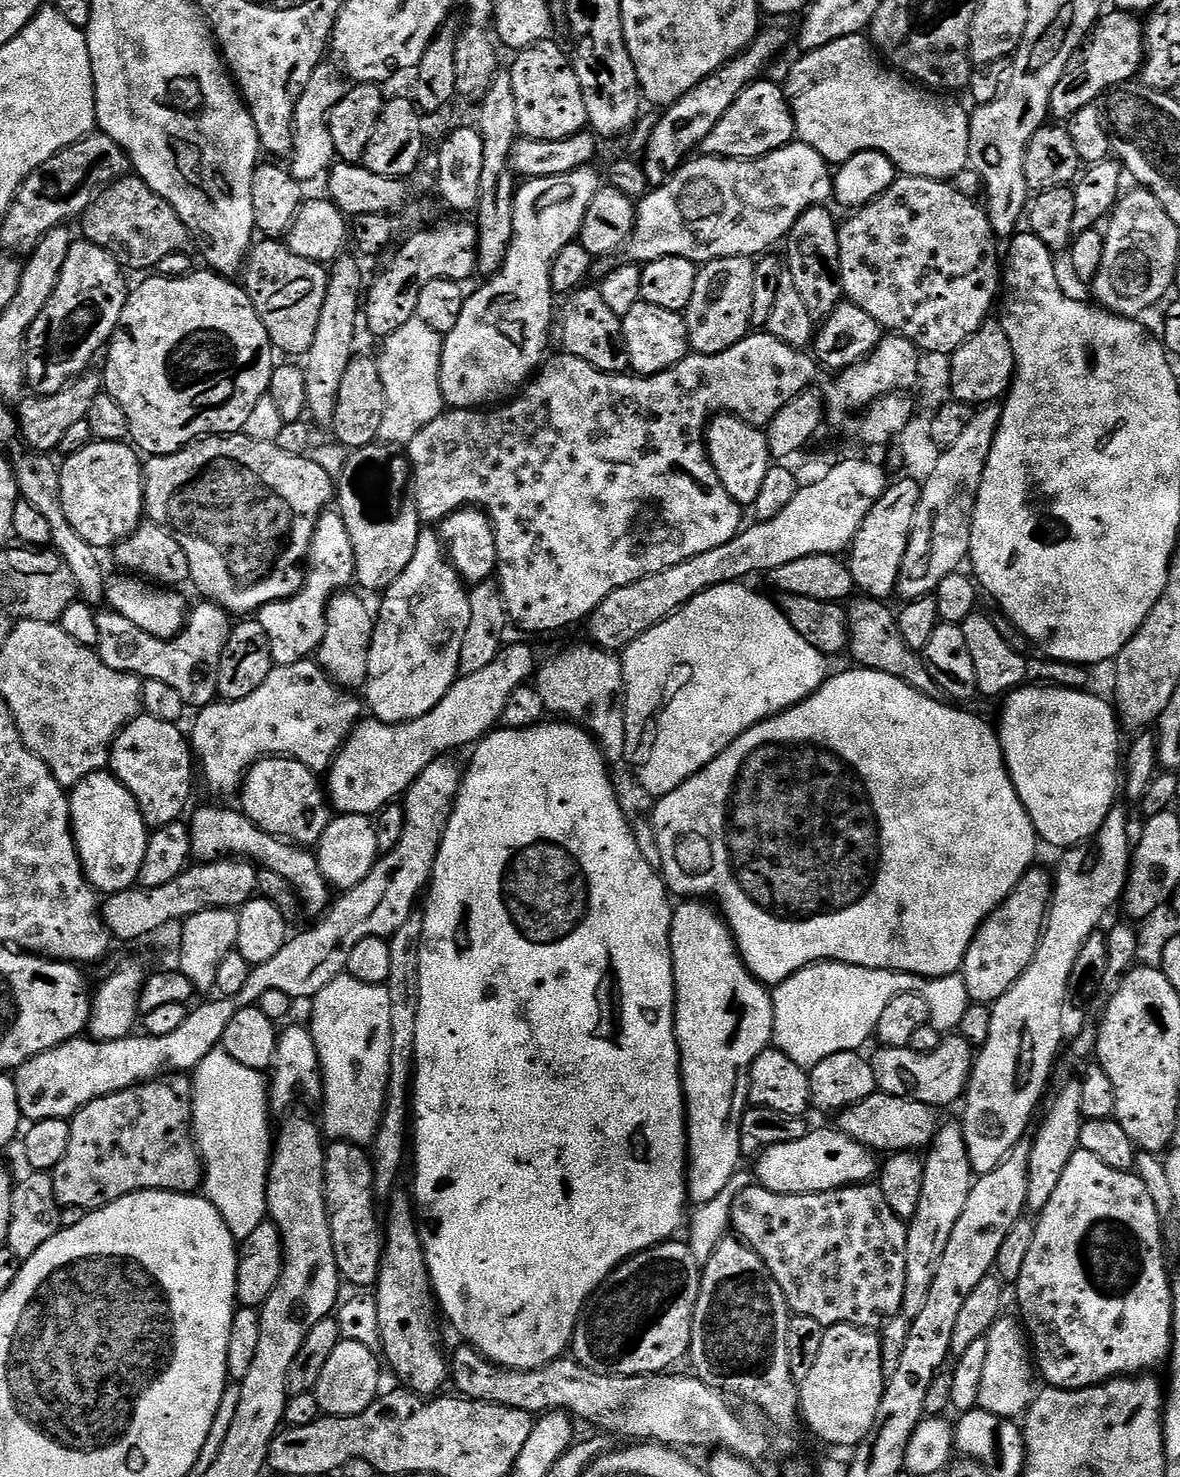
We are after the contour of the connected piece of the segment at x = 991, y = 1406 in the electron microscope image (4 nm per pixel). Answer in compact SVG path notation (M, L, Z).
M1001 1315L985 1337L987 1342L986 1365L982 1374L982 1390L979 1391L978 1406L988 1413L994 1413L1004 1419L1021 1417L1036 1397L1034 1378L1036 1370L1032 1359L1030 1342L1017 1317Z

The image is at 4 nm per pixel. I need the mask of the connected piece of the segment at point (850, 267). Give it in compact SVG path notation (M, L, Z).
M897 175L890 190L883 192L877 200L870 202L864 208L853 211L849 215L852 217L845 224L843 221L839 225L840 241L838 242L840 285L844 287L847 303L857 304L859 308L866 310L866 314L870 314L870 318L874 318L874 322L878 322L881 329L906 338L913 346L920 349L921 353L933 352L934 355L944 356L944 358L951 357L953 352L959 350L984 325L989 319L988 311L991 310L992 303L995 300L997 303L1002 292L1002 248L990 226L987 211L981 205L979 208L966 193L959 192L954 185L955 183L943 180Z

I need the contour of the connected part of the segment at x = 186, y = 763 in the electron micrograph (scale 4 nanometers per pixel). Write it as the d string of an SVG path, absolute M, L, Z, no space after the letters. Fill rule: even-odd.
M141 714L131 720L112 743L110 771L119 778L122 786L134 794L149 829L155 830L181 819L184 807L192 796L194 753L187 735L170 722Z

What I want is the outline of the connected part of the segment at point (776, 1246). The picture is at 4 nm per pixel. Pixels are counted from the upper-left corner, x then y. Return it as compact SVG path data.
M879 1183L849 1184L846 1188L811 1192L805 1196L774 1194L753 1186L737 1194L731 1231L766 1262L795 1315L815 1318L822 1322L824 1329L839 1324L871 1329L876 1326L872 1324L879 1325L901 1315L906 1294L908 1225L890 1210L890 1202L886 1202L886 1194L882 1194Z

